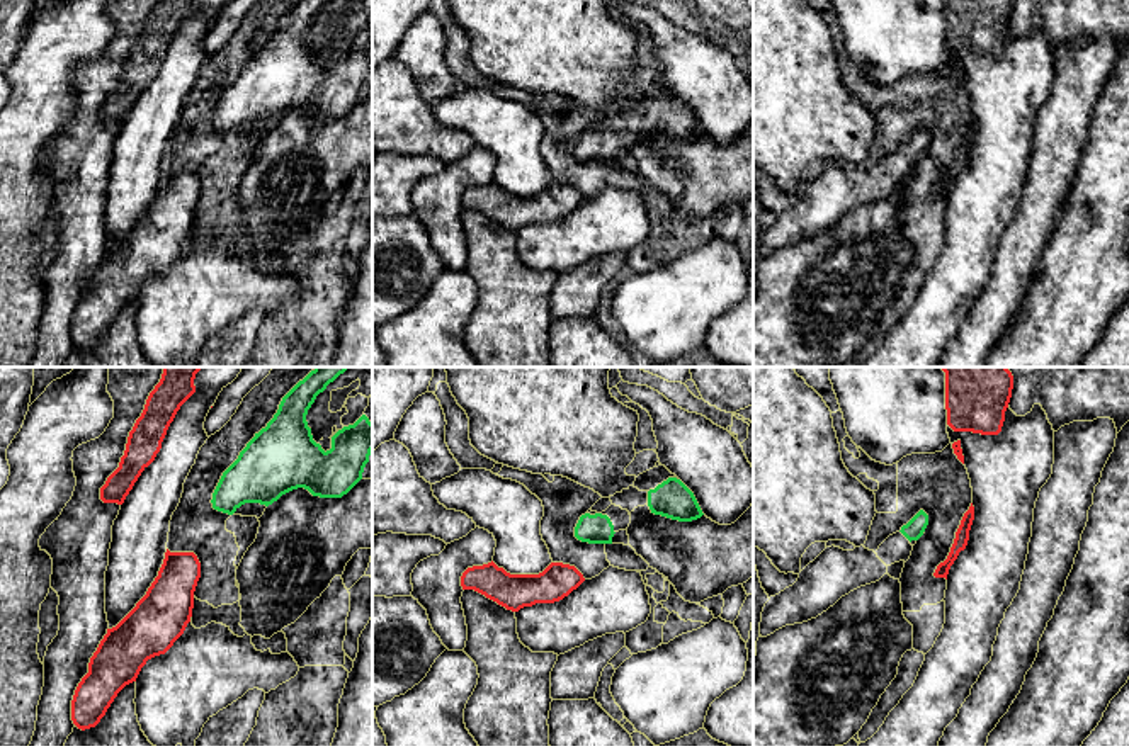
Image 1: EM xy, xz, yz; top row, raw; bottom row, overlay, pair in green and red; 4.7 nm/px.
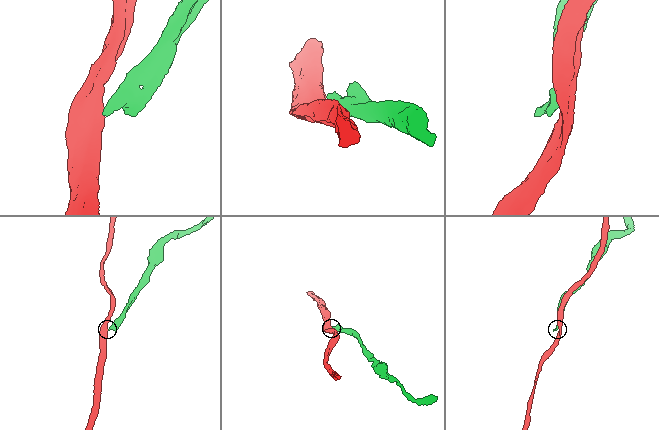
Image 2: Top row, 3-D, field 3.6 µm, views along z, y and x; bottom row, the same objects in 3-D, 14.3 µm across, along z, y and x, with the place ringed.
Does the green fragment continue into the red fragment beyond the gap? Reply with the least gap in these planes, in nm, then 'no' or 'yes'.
130 nm apart; no

